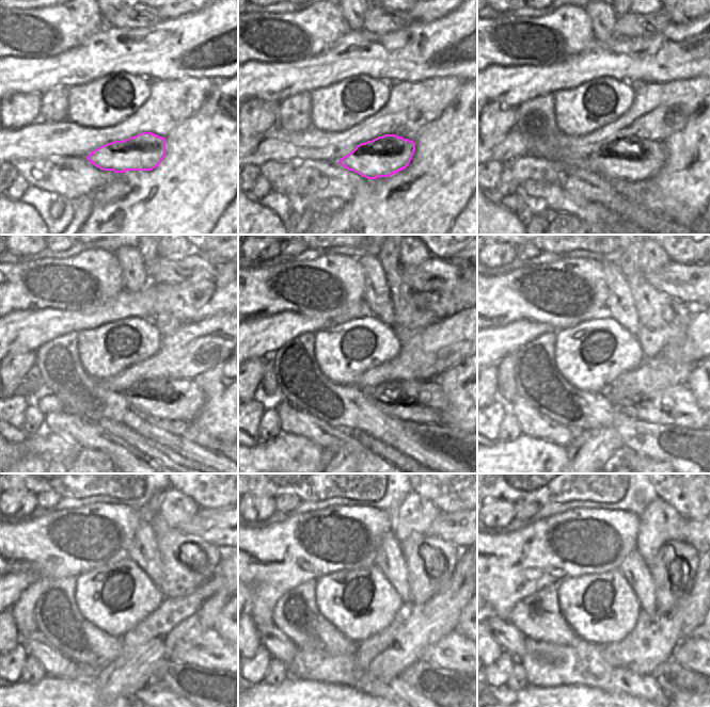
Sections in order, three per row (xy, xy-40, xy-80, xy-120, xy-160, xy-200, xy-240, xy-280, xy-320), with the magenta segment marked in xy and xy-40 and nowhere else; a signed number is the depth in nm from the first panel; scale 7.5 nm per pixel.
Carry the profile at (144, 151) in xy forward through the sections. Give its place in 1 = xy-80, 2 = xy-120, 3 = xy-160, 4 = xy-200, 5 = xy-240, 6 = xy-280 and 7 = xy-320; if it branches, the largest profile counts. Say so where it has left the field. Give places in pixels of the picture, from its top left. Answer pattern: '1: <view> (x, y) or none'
1: xy-80 (632, 159)
2: xy-120 (179, 400)
3: xy-160 (424, 401)
4: xy-200 (676, 405)
5: xy-240 (207, 649)
6: xy-280 (454, 652)
7: xy-320 (694, 653)

